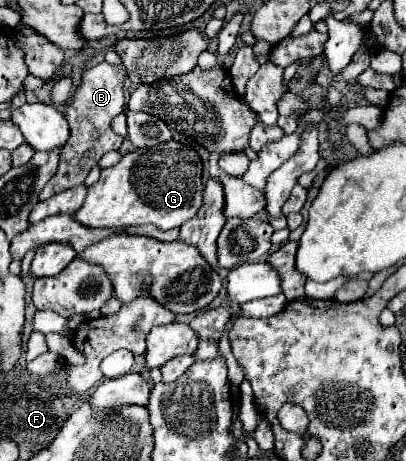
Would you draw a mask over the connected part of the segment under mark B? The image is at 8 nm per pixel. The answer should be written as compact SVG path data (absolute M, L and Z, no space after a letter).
M99 63L89 67L83 73L83 83L77 87L75 97L69 105L65 105L63 115L69 121L71 127L71 139L65 143L59 159L57 173L47 181L43 191L39 193L39 201L45 201L65 189L71 189L75 185L81 185L87 177L87 173L97 165L103 153L119 149L123 143L123 137L117 135L111 129L111 119L123 111L125 97L123 97L123 79L125 79L125 67Z

